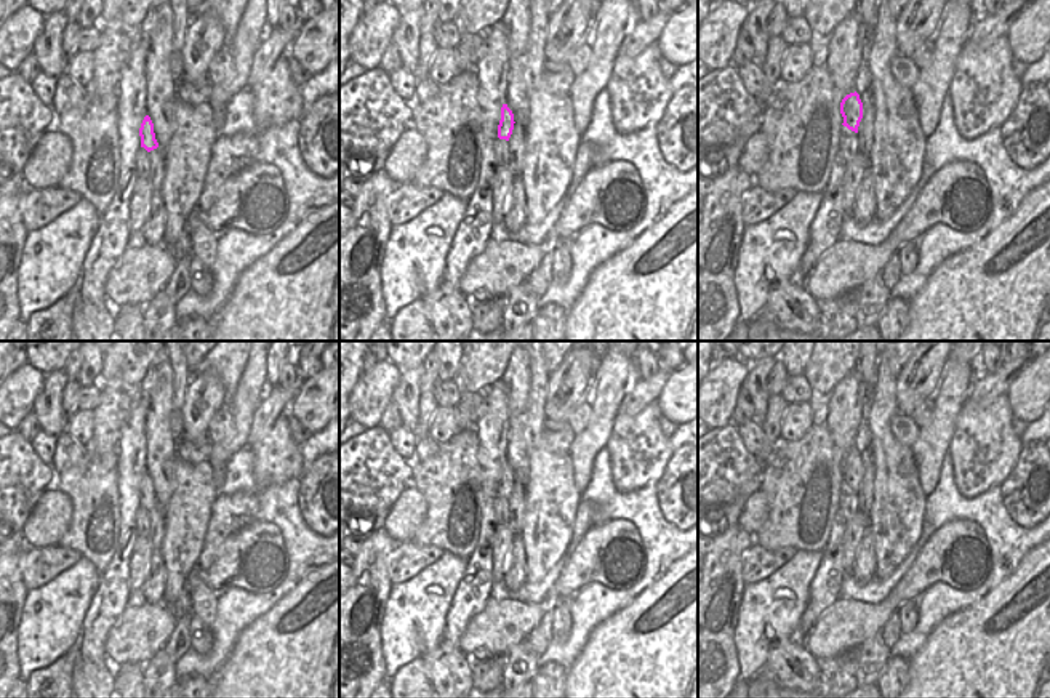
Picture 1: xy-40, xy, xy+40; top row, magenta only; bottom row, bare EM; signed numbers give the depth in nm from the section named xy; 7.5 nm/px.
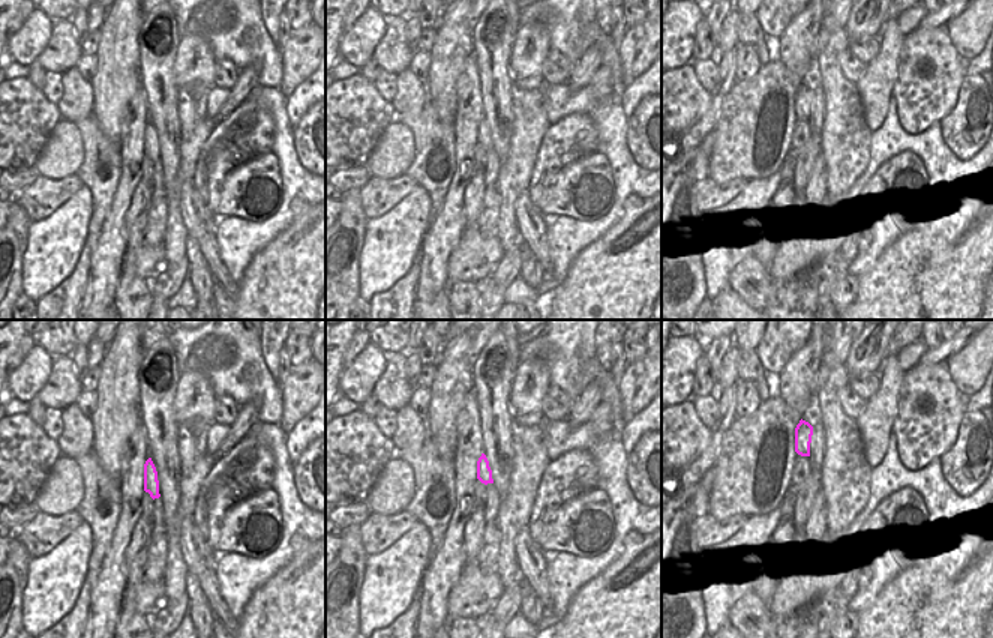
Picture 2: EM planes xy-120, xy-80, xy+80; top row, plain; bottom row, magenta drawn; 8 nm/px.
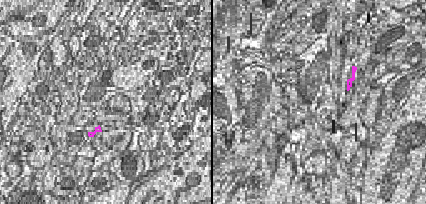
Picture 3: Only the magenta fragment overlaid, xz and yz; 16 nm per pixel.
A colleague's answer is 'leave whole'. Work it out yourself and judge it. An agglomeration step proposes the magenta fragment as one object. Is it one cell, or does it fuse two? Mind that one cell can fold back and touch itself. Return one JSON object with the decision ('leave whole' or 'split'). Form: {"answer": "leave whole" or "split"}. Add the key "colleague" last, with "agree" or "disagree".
{"answer": "leave whole", "colleague": "agree"}

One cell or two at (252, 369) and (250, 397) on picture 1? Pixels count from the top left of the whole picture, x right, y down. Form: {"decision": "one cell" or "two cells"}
{"decision": "one cell"}

